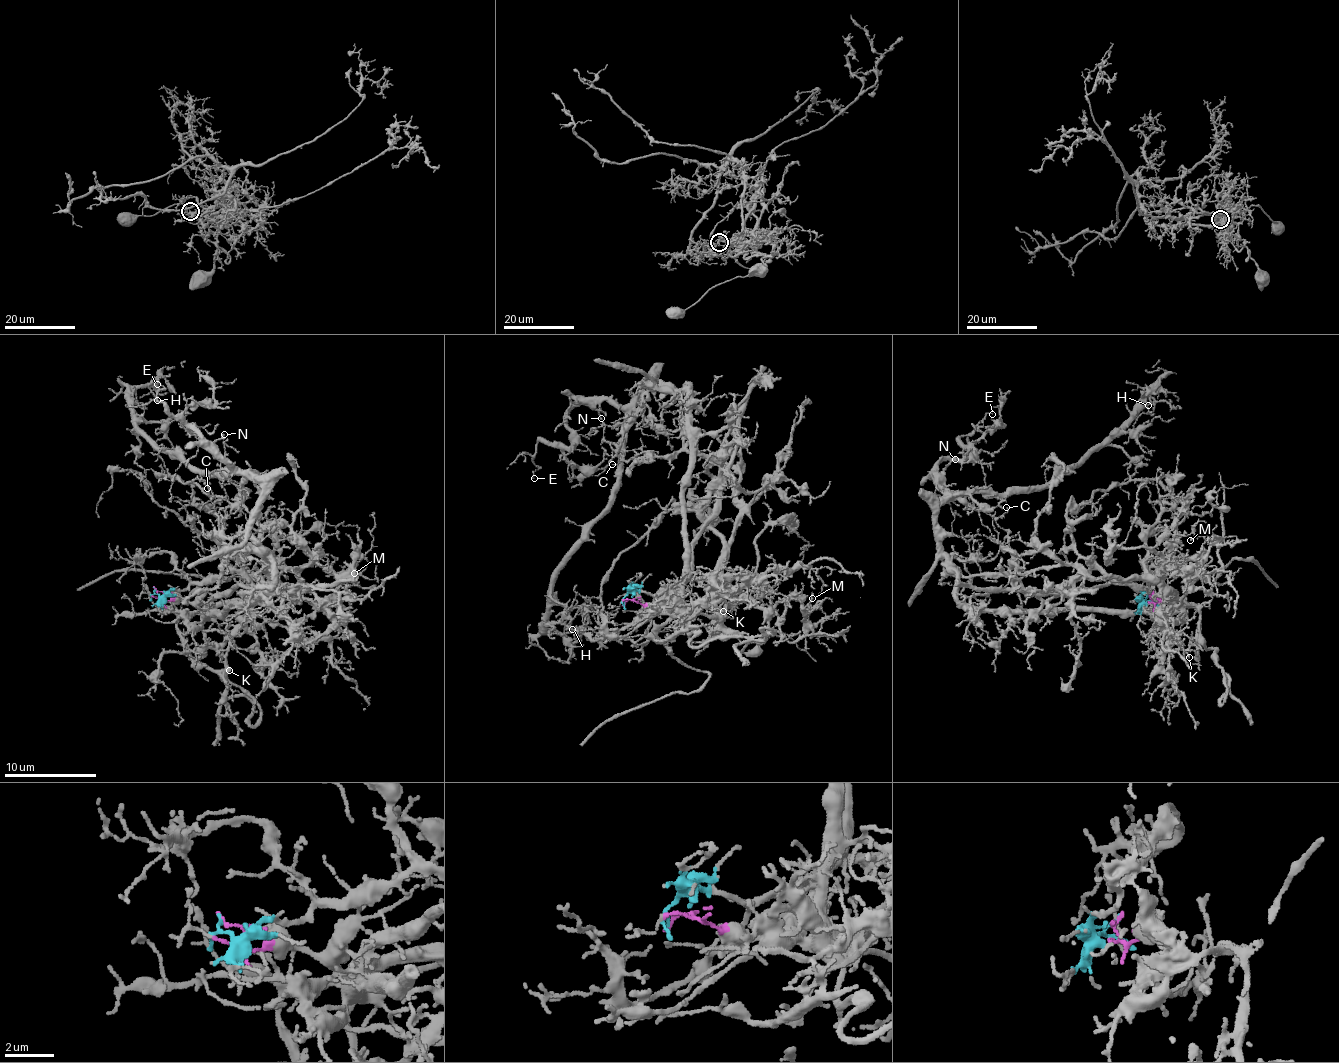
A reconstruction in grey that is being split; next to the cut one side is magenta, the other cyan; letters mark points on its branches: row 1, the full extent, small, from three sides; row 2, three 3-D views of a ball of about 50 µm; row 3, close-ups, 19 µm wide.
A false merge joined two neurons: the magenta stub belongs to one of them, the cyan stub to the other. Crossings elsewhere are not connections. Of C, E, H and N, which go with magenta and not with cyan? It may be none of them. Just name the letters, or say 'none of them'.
E, H, N

